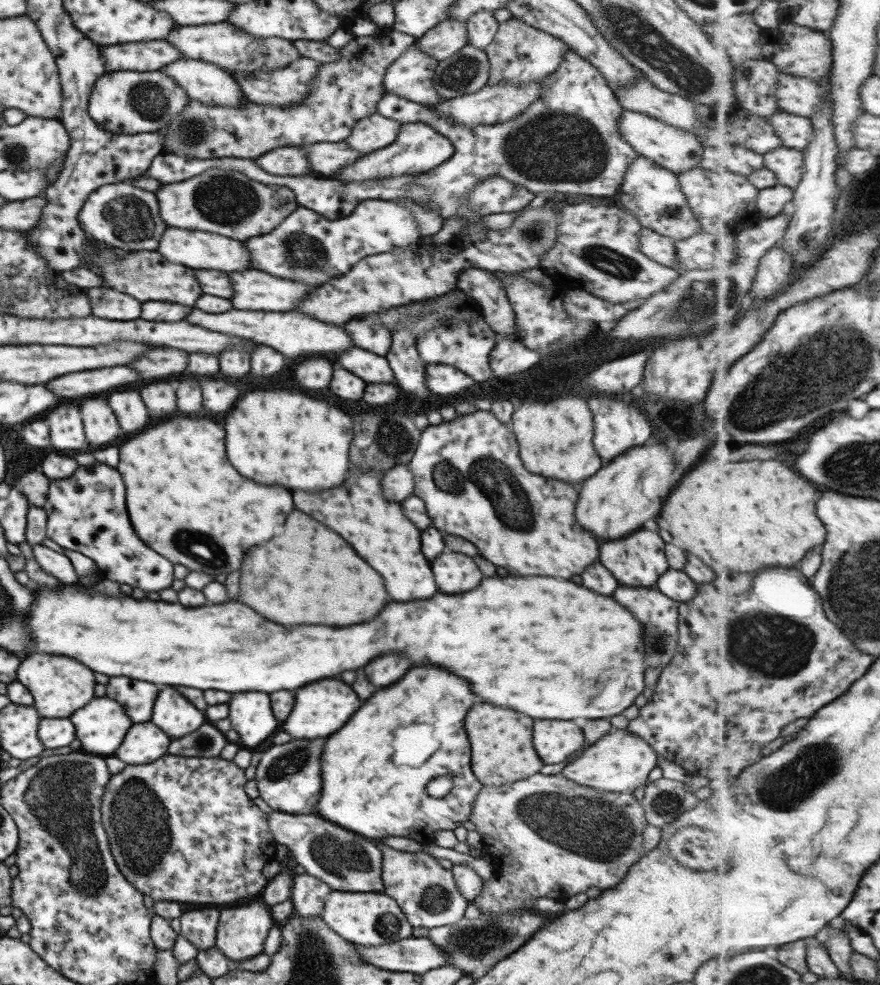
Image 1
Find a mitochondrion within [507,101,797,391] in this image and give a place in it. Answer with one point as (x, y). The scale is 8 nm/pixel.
(698, 299)

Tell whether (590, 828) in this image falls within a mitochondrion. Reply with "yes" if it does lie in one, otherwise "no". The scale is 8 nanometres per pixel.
yes

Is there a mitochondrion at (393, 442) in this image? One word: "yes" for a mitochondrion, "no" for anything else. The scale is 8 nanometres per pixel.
yes

